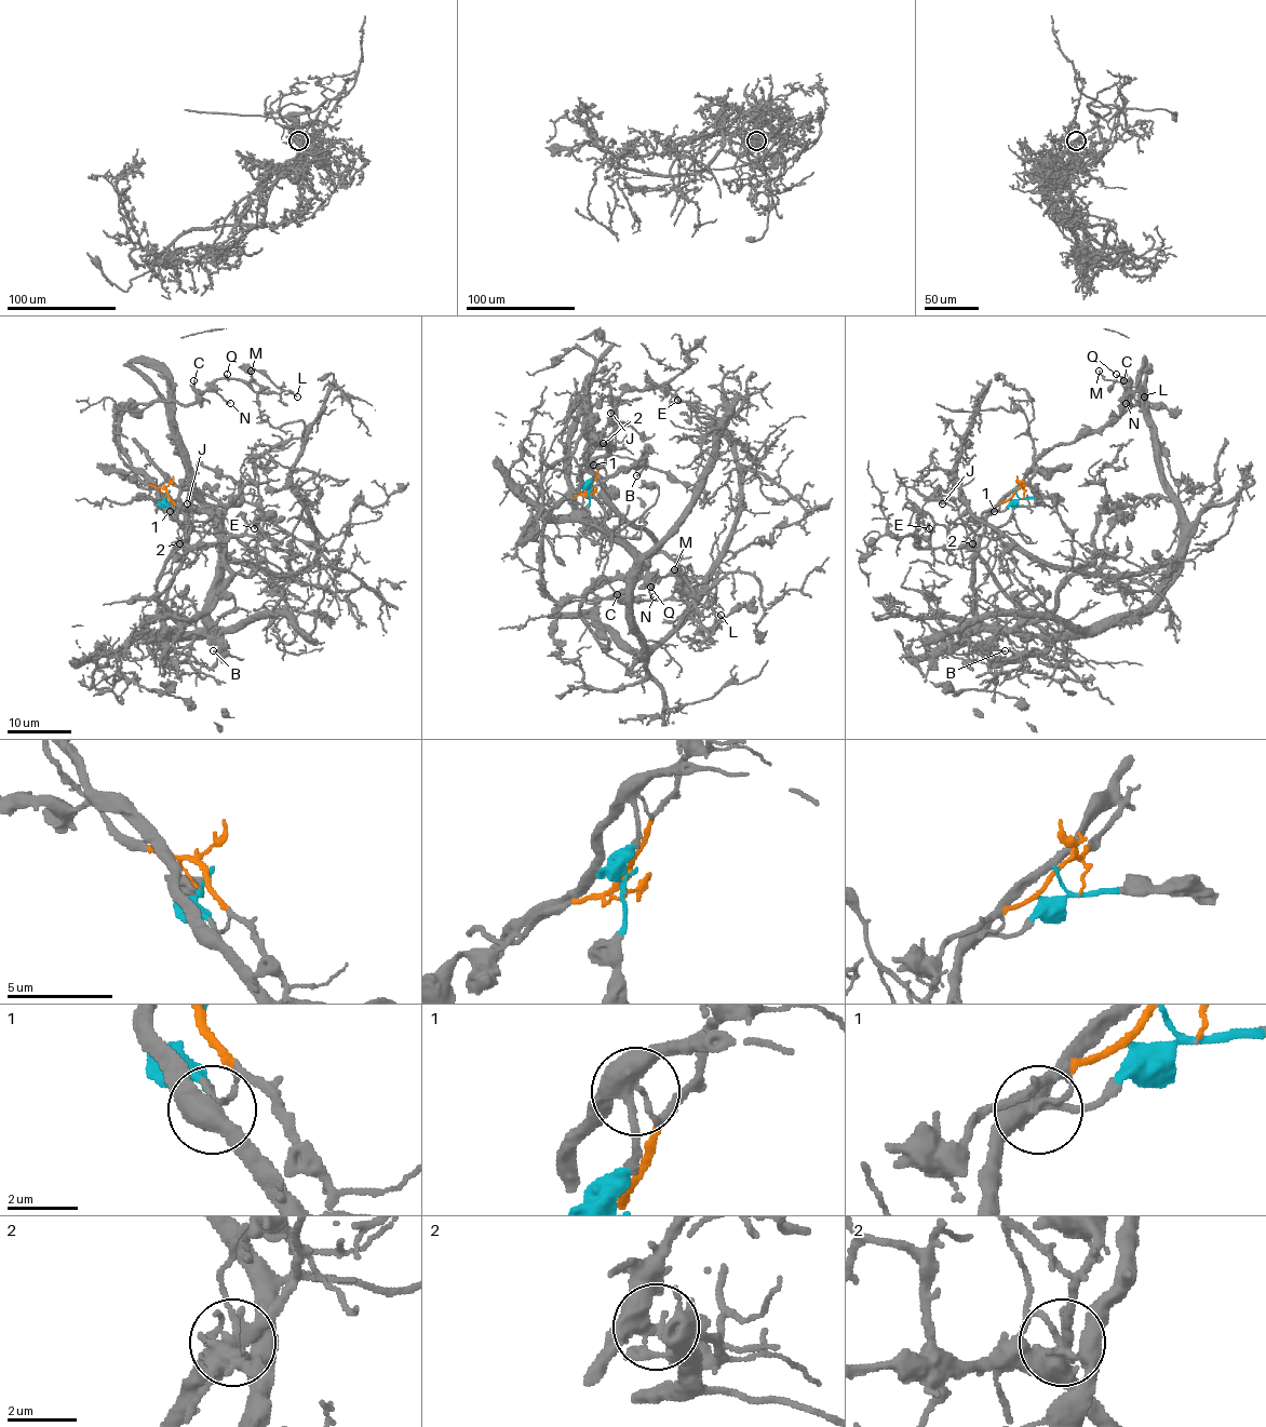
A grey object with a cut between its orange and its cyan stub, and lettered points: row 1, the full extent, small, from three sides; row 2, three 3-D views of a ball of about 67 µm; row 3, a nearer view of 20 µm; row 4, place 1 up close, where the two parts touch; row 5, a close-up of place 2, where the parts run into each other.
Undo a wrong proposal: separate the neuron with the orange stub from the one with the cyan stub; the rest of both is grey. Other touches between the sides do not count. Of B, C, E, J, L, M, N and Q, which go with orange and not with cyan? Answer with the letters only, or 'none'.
E, J

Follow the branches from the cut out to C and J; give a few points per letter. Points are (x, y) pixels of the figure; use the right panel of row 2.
C: (1017, 492), (1017, 501), (995, 511), (1054, 446), (1102, 432), (1130, 404), (1123, 380)
J: (1017, 492), (979, 517), (965, 521), (958, 508), (942, 495), (942, 505)

